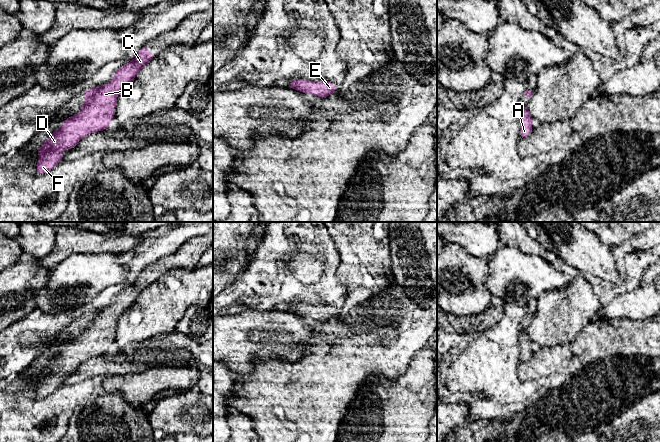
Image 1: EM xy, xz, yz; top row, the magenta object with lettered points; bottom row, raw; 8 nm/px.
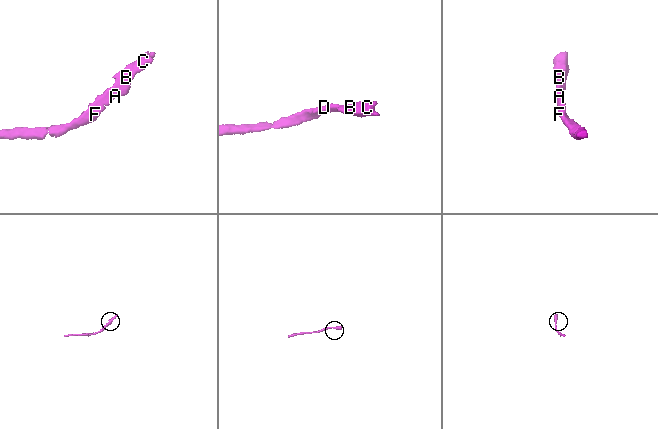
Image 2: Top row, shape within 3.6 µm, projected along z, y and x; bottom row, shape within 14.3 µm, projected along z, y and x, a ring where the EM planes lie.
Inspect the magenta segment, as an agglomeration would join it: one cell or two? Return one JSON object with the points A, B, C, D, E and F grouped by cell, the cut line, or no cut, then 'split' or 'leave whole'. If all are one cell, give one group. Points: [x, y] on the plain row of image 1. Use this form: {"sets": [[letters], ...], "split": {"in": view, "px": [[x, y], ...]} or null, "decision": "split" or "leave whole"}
{"sets": [["A", "B", "C", "D", "E", "F"]], "split": null, "decision": "leave whole"}

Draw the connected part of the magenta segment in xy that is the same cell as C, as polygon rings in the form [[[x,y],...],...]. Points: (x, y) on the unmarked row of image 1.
[[[144,269],[133,284],[122,289],[114,297],[109,307],[86,313],[82,316],[81,318],[85,321],[85,324],[80,336],[66,342],[61,350],[56,355],[50,357],[46,365],[35,374],[40,379],[40,383],[36,387],[37,397],[45,398],[54,393],[58,387],[63,385],[62,375],[74,372],[88,358],[106,355],[110,346],[115,342],[118,318],[136,302],[142,291],[151,286],[155,281],[156,279],[149,275],[147,269]]]

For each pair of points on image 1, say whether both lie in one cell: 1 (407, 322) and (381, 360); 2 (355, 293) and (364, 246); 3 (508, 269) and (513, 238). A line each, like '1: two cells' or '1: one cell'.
1: one cell
2: one cell
3: two cells

